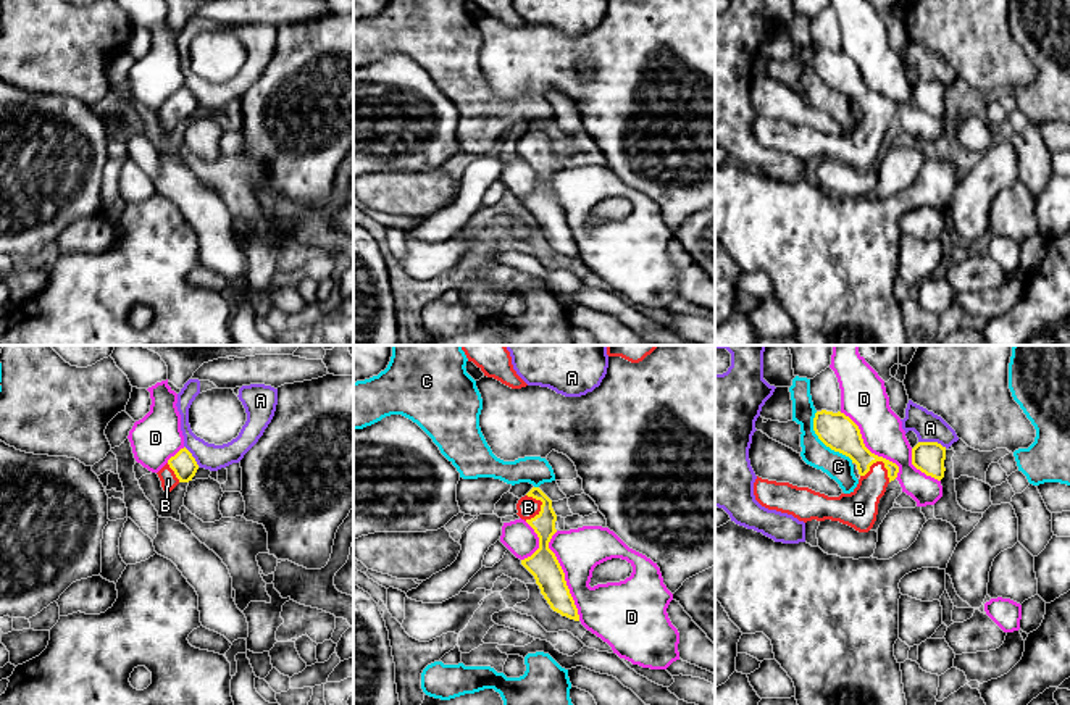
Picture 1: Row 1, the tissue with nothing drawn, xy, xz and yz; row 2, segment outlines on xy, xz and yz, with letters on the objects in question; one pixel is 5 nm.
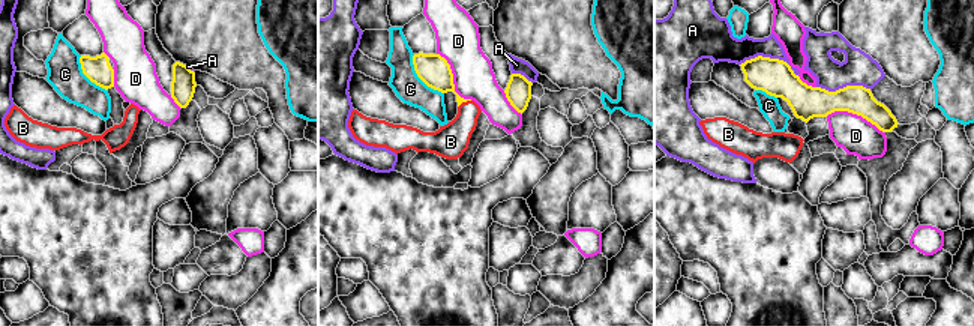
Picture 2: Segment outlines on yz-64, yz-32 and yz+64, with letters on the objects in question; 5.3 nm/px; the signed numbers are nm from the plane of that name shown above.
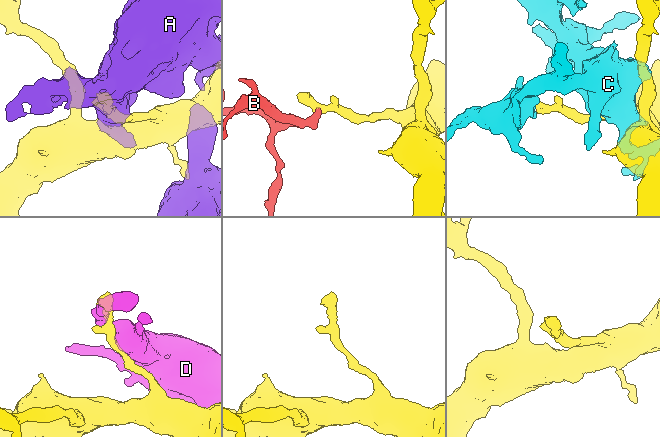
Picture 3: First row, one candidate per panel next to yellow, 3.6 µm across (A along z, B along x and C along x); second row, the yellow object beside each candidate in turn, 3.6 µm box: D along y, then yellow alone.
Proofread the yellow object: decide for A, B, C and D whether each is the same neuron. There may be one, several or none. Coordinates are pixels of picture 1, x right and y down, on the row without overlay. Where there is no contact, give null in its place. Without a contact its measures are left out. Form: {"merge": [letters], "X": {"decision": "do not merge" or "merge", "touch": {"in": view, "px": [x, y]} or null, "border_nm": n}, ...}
{"merge": ["B"], "A": {"decision": "do not merge", "touch": {"in": "yz", "px": [933, 81]}, "border_nm": 150}, "B": {"decision": "merge", "touch": {"in": "yz", "px": [880, 99]}, "border_nm": 160}, "C": {"decision": "do not merge", "touch": {"in": "yz", "px": [823, 81]}, "border_nm": 320}, "D": {"decision": "do not merge", "touch": {"in": "xz", "px": [564, 215]}, "border_nm": 460}}

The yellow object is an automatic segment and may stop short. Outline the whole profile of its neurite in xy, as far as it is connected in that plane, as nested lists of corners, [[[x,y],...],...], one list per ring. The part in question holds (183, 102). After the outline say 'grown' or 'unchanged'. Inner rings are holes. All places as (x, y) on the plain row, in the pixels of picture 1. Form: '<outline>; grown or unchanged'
[[[184,86],[157,111],[165,131],[171,131],[179,121],[189,121],[195,115],[199,103]]]; grown

